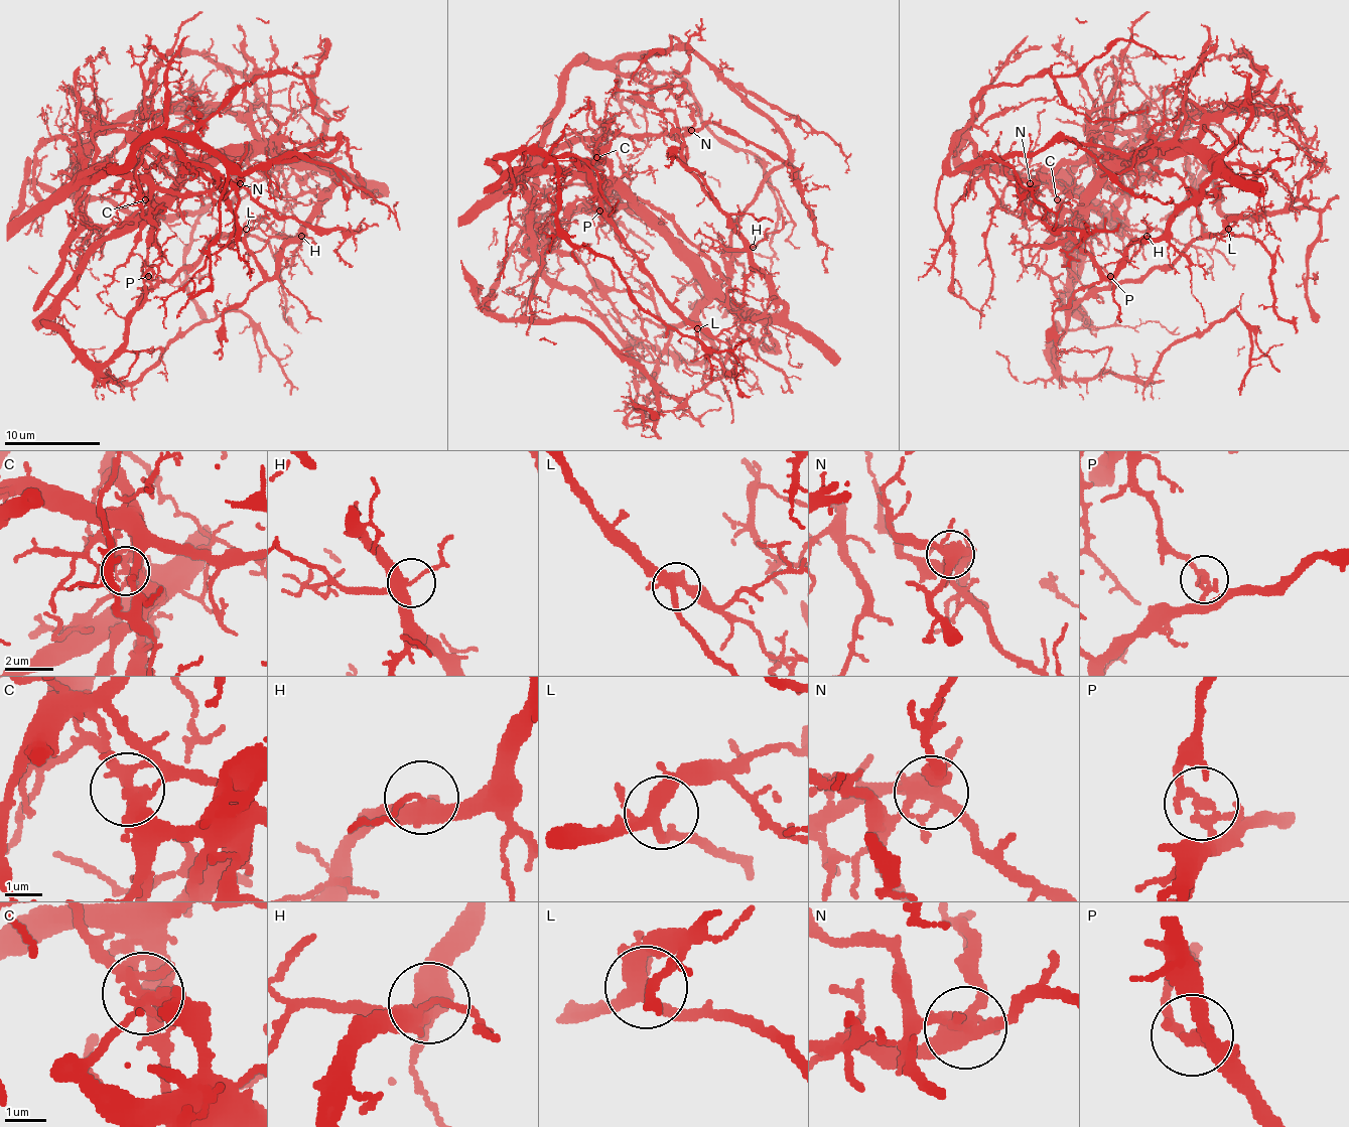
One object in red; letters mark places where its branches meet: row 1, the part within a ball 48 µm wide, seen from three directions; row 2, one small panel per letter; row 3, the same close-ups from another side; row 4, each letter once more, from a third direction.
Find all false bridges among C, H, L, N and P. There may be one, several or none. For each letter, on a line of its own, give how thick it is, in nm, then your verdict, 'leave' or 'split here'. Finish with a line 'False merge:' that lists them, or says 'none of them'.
C: 280 nm thick; split here
H: 320 nm thick; leave
L: 360 nm thick; leave
N: 400 nm thick; split here
P: 200 nm thick; split here
False merge: C, N, P

